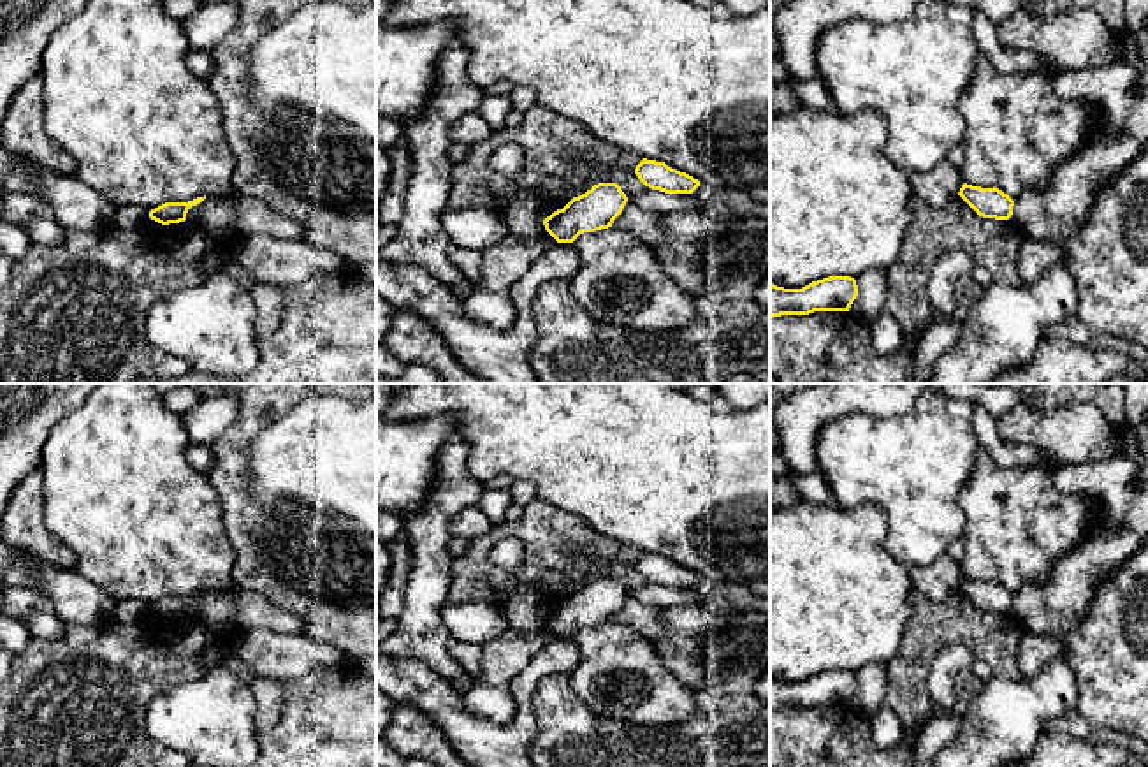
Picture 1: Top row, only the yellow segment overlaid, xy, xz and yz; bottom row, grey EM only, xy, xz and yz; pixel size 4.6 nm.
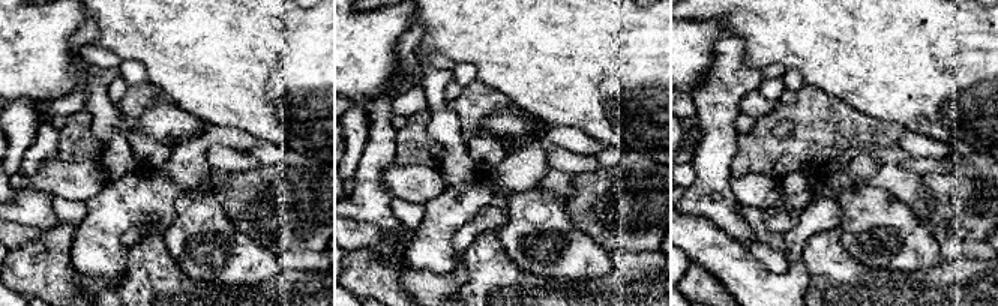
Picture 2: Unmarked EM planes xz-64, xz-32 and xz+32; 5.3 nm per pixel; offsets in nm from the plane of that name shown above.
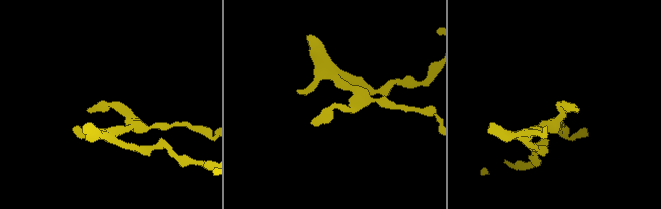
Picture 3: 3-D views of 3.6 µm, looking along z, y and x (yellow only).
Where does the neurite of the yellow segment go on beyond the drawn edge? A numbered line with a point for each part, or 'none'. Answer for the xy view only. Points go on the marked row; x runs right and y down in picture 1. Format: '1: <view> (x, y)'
none

